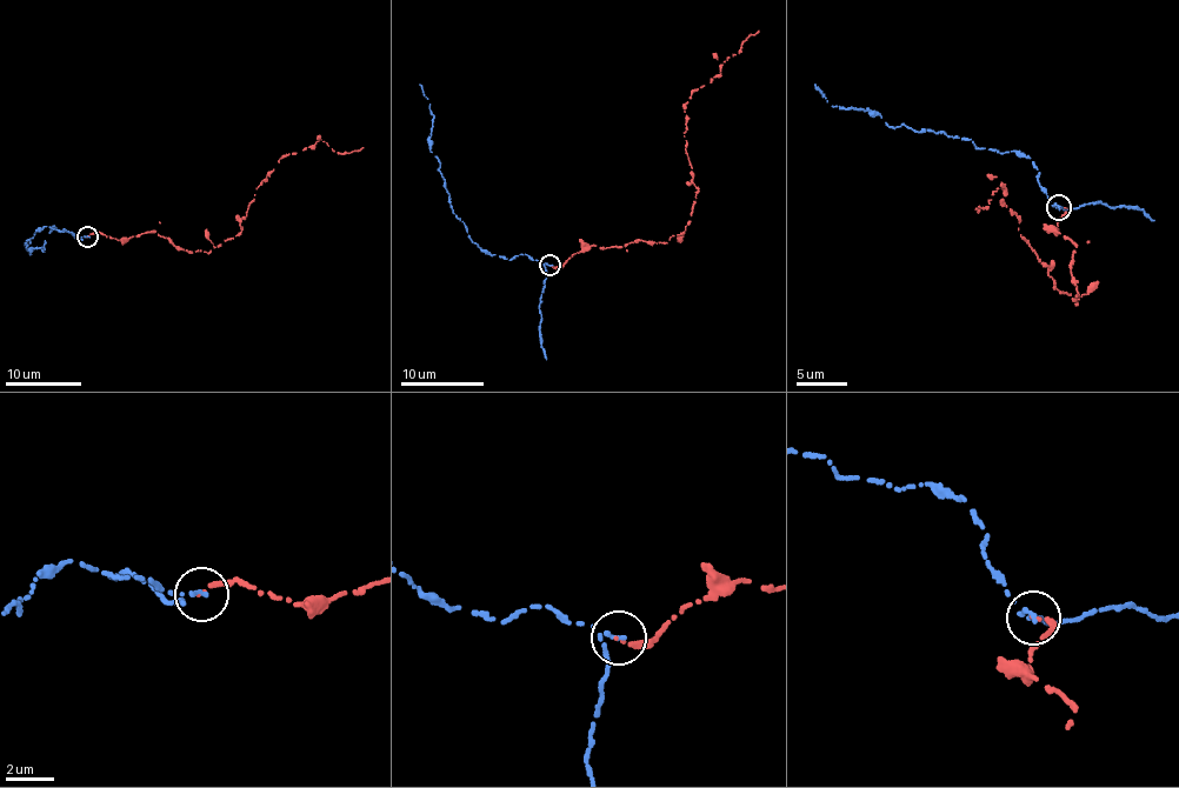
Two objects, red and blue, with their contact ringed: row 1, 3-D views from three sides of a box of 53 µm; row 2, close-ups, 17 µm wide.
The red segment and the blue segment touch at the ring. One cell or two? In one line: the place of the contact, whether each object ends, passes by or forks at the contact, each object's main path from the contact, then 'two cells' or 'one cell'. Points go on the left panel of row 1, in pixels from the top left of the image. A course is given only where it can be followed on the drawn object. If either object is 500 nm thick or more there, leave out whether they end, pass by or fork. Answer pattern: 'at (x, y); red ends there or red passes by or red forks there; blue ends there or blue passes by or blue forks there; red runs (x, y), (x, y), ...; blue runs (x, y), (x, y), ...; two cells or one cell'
at (87, 236); red ends there; blue ends there; red runs (87, 236), (152, 232), (210, 253), (241, 231), (286, 155), (321, 139), (344, 154), (362, 148); blue runs (87, 236), (42, 227), (25, 244), (30, 254), (32, 247), (42, 252), (45, 240); two cells

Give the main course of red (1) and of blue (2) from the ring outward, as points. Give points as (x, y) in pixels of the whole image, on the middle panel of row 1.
1: (550, 265), (561, 266), (593, 245), (667, 242), (683, 233), (698, 188), (684, 137), (686, 104), (758, 31)
2: (550, 265), (524, 255), (510, 260), (491, 255), (472, 241), (452, 211), (432, 152), (433, 119), (420, 84)

